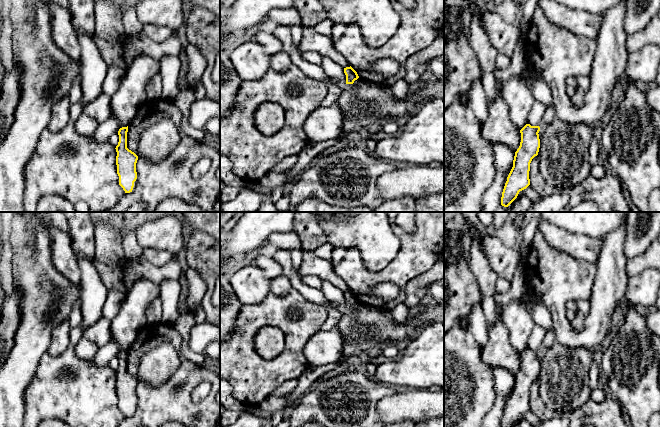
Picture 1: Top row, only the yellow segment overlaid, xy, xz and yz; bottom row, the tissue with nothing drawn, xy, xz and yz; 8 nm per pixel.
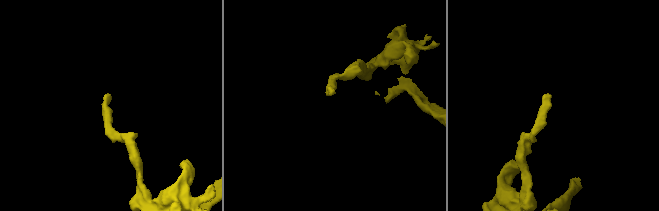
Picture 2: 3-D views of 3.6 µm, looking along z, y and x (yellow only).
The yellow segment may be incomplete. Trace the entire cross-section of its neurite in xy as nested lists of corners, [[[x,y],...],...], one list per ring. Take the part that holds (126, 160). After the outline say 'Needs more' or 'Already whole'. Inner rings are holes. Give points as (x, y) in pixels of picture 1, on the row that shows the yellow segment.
[[[128,126],[119,129],[119,142],[115,149],[117,152],[116,165],[119,185],[125,193],[130,193],[137,179],[136,163],[138,156],[127,148],[127,132]]]. Already whole

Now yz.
[[[526,124],[520,130],[520,146],[515,152],[513,167],[502,192],[501,205],[504,207],[508,207],[517,198],[519,192],[530,185],[530,163],[538,155],[540,148],[539,131],[539,126],[530,124]]]. Already whole

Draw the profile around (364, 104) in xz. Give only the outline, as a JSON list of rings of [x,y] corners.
[[[444,79],[432,80],[427,86],[405,99],[394,96],[391,89],[379,84],[361,81],[358,85],[346,84],[337,99],[344,113],[342,135],[336,140],[310,143],[297,156],[296,164],[287,170],[290,179],[309,167],[321,152],[335,145],[340,139],[353,132],[366,132],[378,120],[394,120],[412,115],[416,104],[433,98],[444,99]]]

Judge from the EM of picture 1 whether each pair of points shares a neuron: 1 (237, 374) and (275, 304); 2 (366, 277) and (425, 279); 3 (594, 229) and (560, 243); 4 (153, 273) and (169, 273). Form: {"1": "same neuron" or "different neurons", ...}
{"1": "same neuron", "2": "different neurons", "3": "different neurons", "4": "same neuron"}

